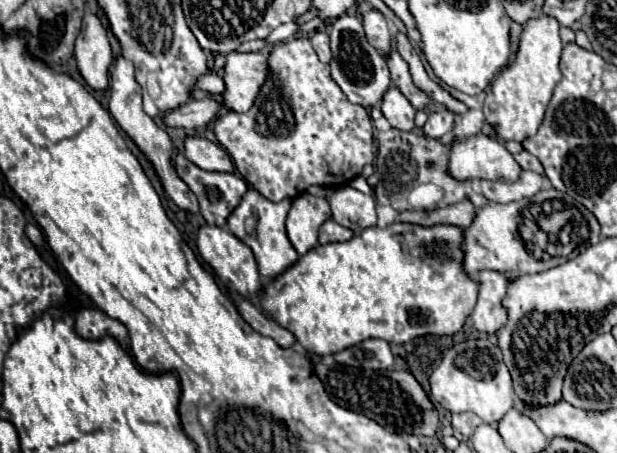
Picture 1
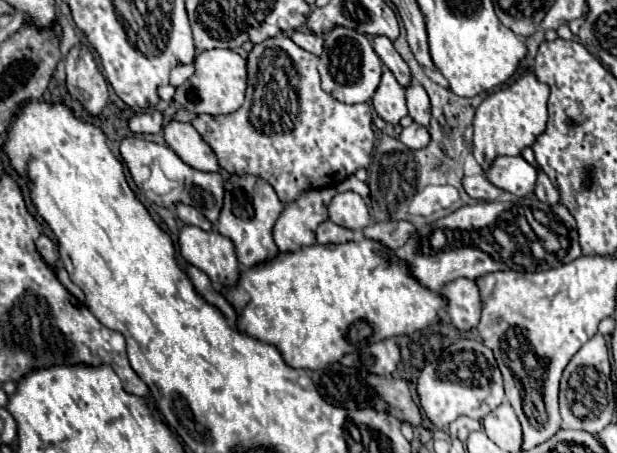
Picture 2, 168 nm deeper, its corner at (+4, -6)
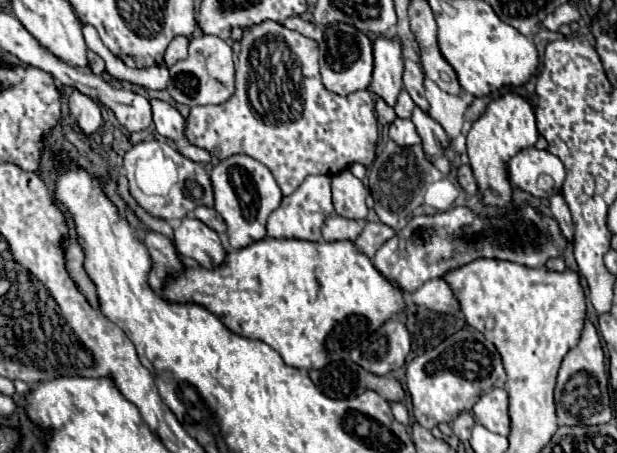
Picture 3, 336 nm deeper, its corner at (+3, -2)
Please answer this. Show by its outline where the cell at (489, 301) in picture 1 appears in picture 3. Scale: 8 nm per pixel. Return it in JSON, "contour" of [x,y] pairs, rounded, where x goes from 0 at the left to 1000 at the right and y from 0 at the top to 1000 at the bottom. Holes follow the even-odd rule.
{"contour":[[[720,614],[694,618],[684,636],[677,636],[668,649],[668,667],[684,671],[710,693],[729,693],[729,698],[746,693],[746,671],[742,671],[729,627]]]}

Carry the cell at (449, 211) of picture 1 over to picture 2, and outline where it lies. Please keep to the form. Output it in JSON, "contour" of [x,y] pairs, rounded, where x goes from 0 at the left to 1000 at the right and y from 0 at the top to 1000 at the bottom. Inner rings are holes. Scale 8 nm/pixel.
{"contour":[[[605,490],[595,503],[588,503],[588,521],[601,530],[614,530],[634,552],[643,552],[660,534],[660,525],[673,512],[673,499],[666,490]]]}

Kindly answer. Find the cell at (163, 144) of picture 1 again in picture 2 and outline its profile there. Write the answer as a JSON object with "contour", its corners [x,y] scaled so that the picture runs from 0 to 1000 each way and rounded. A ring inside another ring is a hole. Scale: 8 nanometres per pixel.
{"contour":[[[287,450],[284,455],[284,472],[300,490],[300,494],[313,494],[313,499],[319,499],[319,503],[326,503],[326,508],[342,508],[345,503],[345,494],[326,472],[326,468],[319,468],[313,455],[300,455],[300,450]]]}

